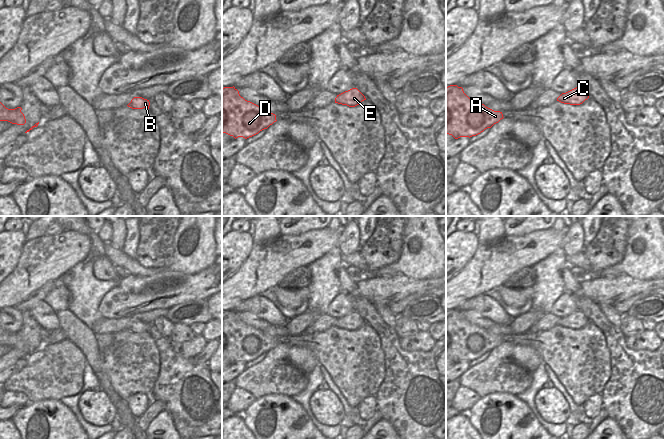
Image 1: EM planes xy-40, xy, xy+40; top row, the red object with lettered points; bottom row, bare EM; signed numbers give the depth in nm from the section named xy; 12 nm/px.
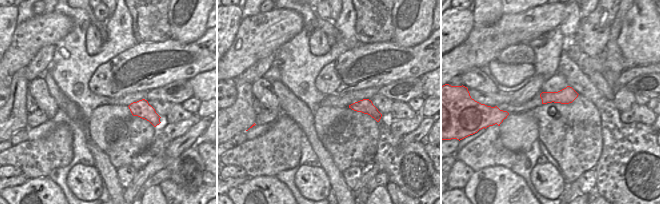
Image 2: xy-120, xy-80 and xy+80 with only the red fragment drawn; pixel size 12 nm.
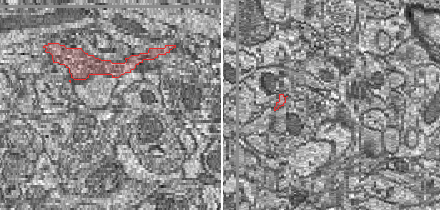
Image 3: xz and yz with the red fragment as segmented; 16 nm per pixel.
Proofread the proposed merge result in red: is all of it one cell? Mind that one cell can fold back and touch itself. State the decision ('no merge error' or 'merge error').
no merge error

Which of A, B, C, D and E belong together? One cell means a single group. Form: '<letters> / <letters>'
A B C D E

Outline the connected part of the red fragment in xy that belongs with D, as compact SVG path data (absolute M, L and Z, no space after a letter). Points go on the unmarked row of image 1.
M234 310L222 312L222 357L247 363L276 345L275 338L245 324Z

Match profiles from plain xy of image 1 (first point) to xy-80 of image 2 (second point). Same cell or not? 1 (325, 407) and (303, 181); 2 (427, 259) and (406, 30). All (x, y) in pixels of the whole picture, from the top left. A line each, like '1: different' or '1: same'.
1: same
2: same

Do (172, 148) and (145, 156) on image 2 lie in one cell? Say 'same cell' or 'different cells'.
different cells

